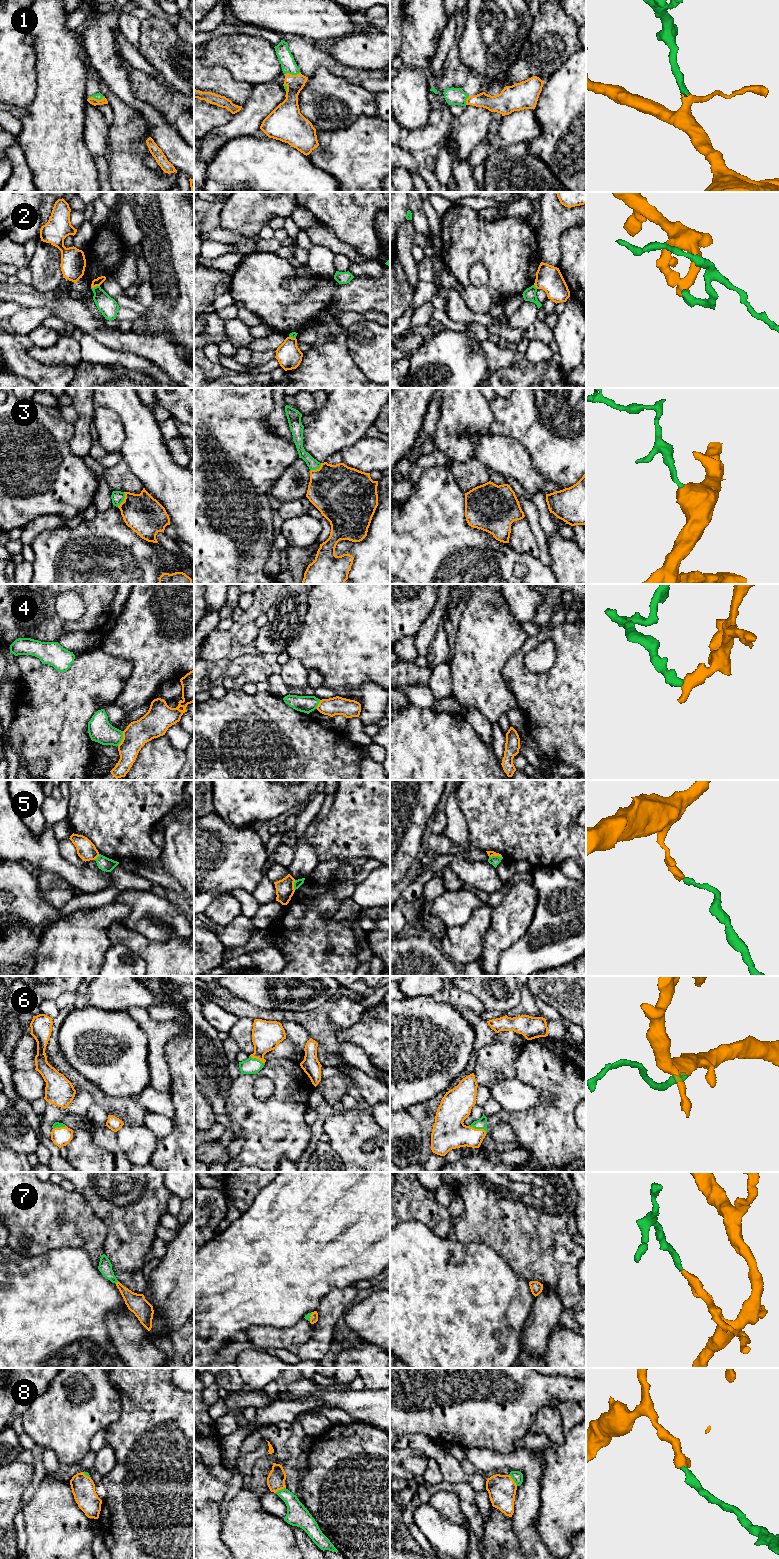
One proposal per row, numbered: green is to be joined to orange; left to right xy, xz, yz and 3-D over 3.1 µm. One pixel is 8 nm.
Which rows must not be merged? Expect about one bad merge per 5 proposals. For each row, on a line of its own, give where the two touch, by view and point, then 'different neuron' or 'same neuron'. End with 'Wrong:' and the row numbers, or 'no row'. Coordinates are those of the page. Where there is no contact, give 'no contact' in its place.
1: contact xy (96, 99); same neuron
2: contact xy (95, 286); different neuron
3: contact xy (124, 499); same neuron
4: contact xy (123, 738); different neuron
5: contact yz (496, 855); different neuron
6: contact yz (478, 1129); same neuron
7: contact xy (117, 1282); same neuron
8: contact yz (513, 1480); same neuron
Wrong: 2, 4, 5

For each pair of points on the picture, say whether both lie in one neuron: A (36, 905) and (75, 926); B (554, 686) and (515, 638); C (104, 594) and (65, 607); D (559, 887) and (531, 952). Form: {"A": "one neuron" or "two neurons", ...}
{"A": "two neurons", "B": "two neurons", "C": "two neurons", "D": "one neuron"}

